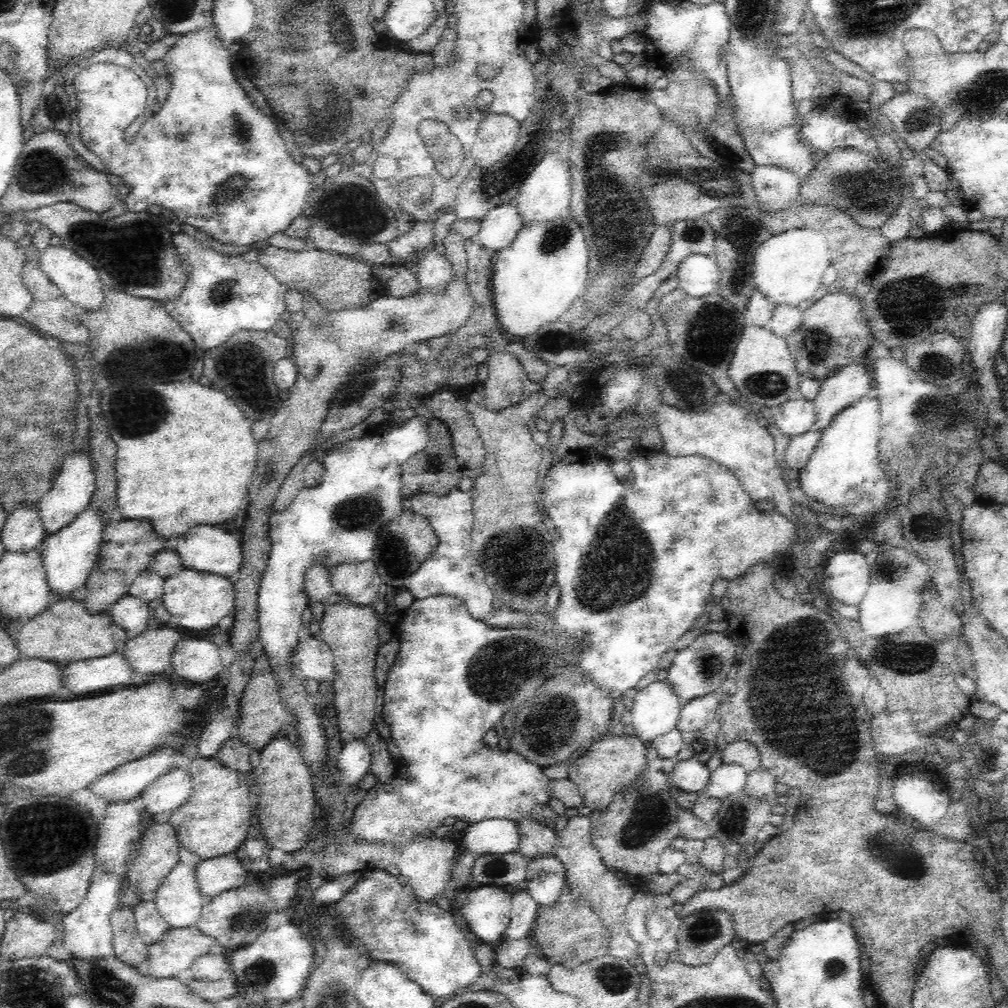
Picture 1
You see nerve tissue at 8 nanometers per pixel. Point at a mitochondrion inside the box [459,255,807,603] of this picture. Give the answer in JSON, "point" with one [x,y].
{"point":[769,385]}

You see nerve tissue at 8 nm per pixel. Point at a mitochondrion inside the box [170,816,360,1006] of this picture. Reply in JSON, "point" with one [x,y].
{"point":[256,974]}

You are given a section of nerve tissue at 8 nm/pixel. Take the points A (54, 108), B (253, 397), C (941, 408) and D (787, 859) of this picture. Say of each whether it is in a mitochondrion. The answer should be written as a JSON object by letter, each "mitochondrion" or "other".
{"A":"mitochondrion","B":"other","C":"mitochondrion","D":"other"}

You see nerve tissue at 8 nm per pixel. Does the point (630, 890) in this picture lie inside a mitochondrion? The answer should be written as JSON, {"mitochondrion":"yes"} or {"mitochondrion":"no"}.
{"mitochondrion":"no"}

